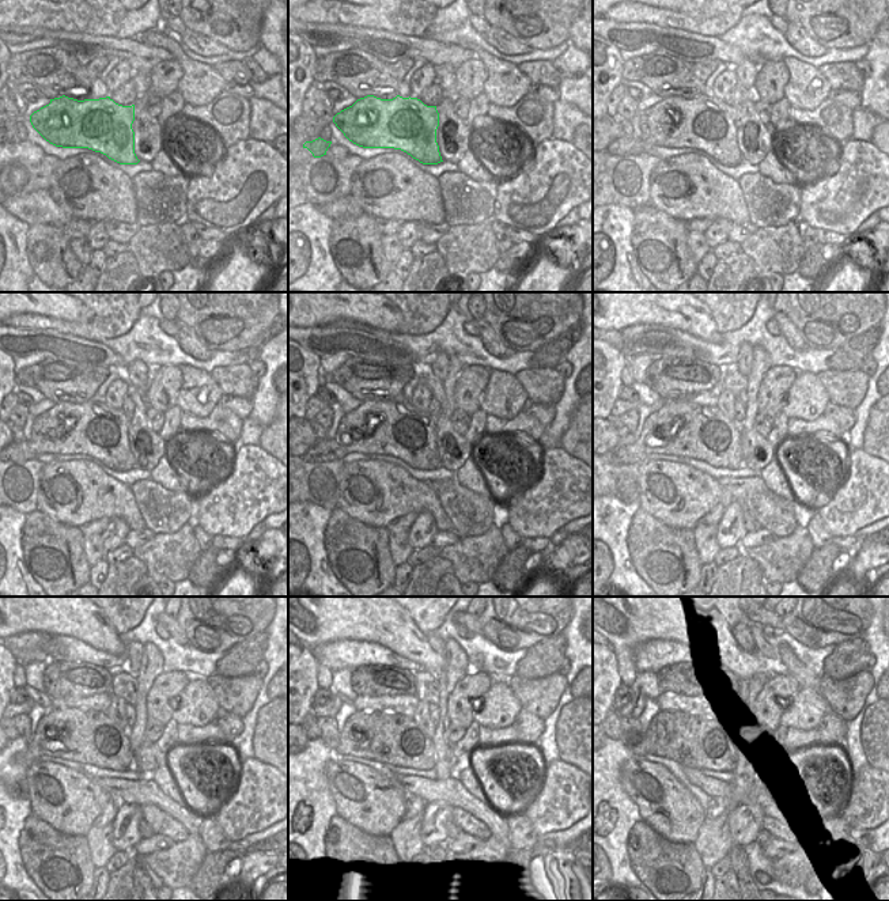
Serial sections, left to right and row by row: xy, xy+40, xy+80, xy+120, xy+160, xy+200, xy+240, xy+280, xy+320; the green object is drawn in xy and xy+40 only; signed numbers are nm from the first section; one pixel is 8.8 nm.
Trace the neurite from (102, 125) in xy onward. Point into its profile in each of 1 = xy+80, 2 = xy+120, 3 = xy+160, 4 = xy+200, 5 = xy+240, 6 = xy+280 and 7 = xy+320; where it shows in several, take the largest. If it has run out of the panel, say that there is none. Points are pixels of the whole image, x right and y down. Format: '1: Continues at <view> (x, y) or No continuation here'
1: Continues at xy+80 (708, 124)
2: Continues at xy+120 (94, 428)
3: Continues at xy+160 (398, 430)
4: Continues at xy+200 (680, 428)
5: Continues at xy+240 (83, 735)
6: Continues at xy+280 (392, 738)
7: Continues at xy+320 (695, 741)

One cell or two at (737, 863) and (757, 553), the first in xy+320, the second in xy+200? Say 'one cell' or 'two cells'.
two cells

